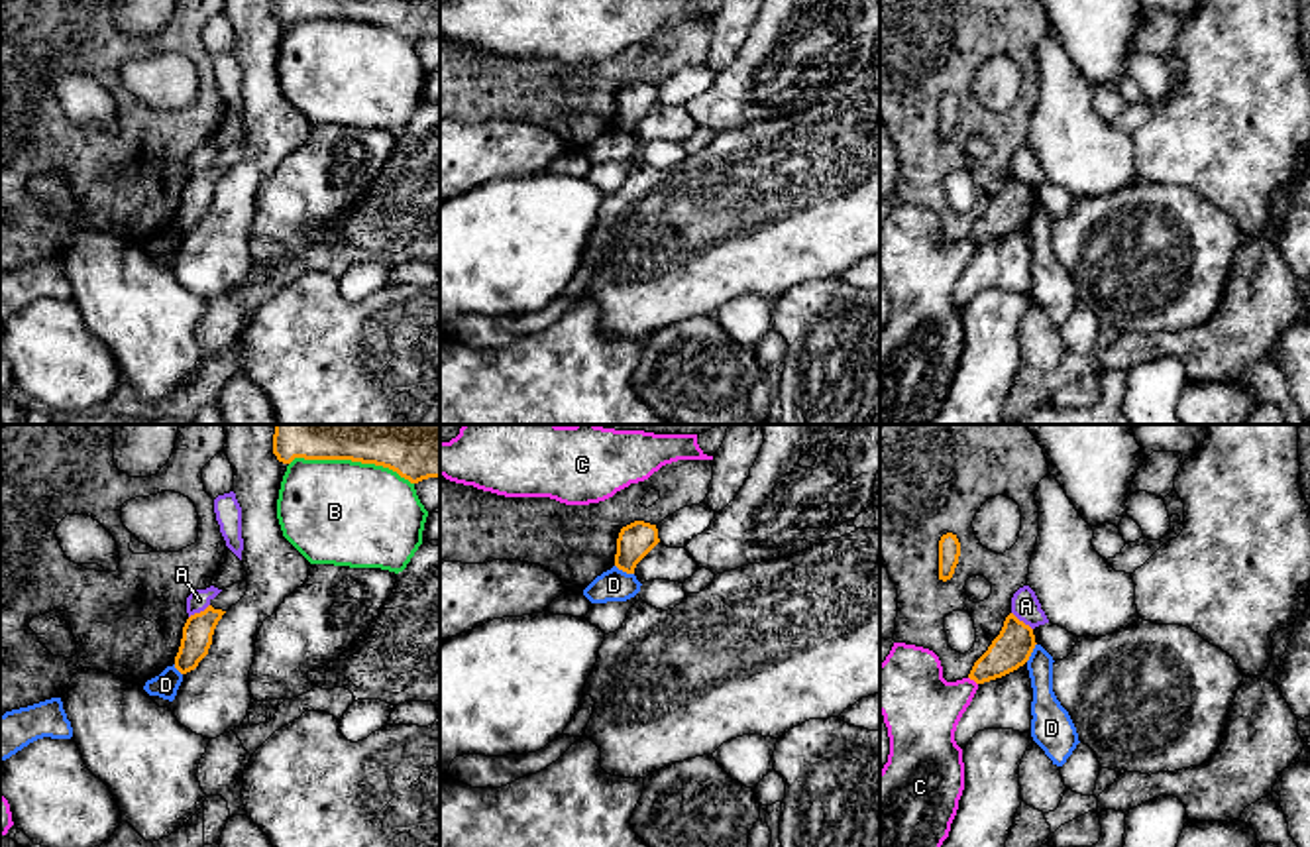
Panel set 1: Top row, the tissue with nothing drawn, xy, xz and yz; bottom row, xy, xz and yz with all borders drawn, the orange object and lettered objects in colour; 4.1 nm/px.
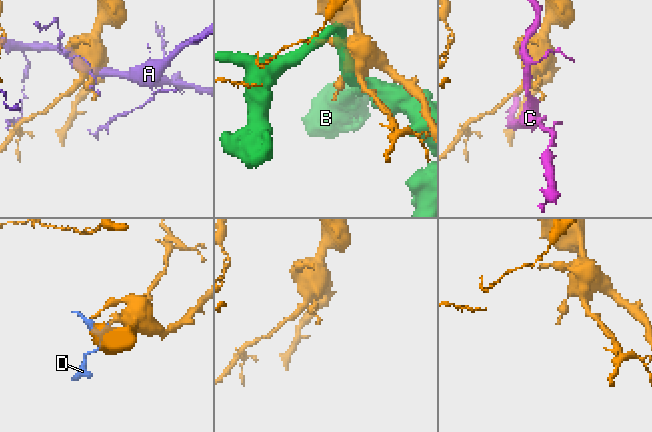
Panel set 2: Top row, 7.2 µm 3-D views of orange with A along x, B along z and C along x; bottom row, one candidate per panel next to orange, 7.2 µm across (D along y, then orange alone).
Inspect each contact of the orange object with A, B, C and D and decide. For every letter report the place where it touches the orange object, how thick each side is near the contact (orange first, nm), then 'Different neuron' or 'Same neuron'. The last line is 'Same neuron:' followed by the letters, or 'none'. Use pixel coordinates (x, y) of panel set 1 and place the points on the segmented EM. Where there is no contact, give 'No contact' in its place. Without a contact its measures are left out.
A: Touches orange at xy (201, 612). Thickness 130 nm (orange) against 90 nm. Different neuron
B: Touches orange at xy (352, 460). Thickness 360 nm (orange) against 440 nm. Different neuron
C: Touches orange at yz (973, 678). Thickness 160 nm (orange) against 320 nm. Different neuron
D: Touches orange at xz (625, 570). Thickness 150 nm (orange) against 130 nm. Different neuron
Same neuron: none

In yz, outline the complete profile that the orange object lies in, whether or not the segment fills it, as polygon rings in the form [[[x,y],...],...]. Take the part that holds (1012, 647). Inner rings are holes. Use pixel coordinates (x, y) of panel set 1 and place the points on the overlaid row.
[[[1010,613],[1000,635],[974,662],[968,678],[976,684],[1002,678],[1023,666],[1029,660],[1035,645],[1033,629]]]

